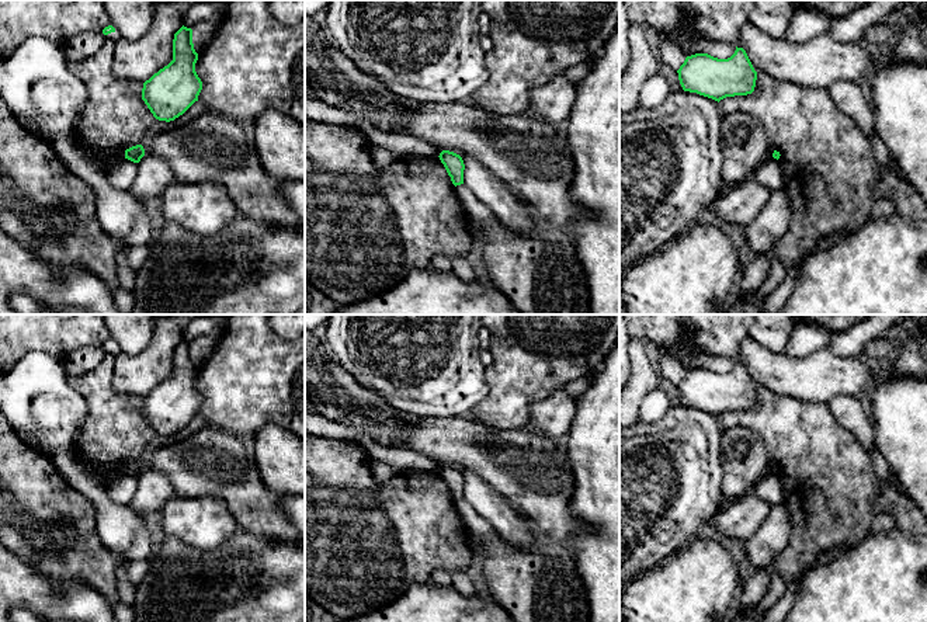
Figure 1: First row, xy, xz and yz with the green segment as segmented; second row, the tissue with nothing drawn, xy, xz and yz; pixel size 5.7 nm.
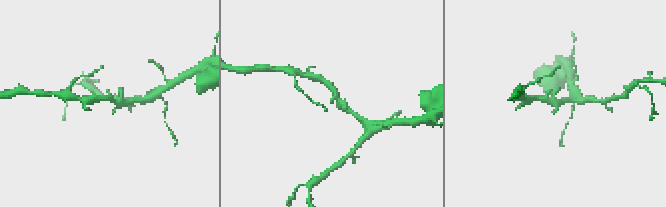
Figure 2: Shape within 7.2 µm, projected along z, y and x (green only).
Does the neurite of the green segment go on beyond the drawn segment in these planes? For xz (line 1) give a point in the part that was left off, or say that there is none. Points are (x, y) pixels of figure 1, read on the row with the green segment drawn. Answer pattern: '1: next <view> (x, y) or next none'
1: next none

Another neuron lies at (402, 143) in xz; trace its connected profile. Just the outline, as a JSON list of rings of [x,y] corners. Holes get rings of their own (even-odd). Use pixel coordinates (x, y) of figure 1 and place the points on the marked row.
[[[305,93],[305,117],[330,125],[348,125],[364,132],[372,146],[388,149],[399,157],[406,156],[440,156],[441,149],[405,132],[375,131],[372,124],[351,112],[330,107],[317,100],[312,93]]]

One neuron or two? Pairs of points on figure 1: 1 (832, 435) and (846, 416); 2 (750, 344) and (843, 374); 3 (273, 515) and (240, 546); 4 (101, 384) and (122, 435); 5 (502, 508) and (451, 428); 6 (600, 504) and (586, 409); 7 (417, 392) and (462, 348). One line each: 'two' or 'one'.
1: two
2: one
3: two
4: one
5: two
6: one
7: one

